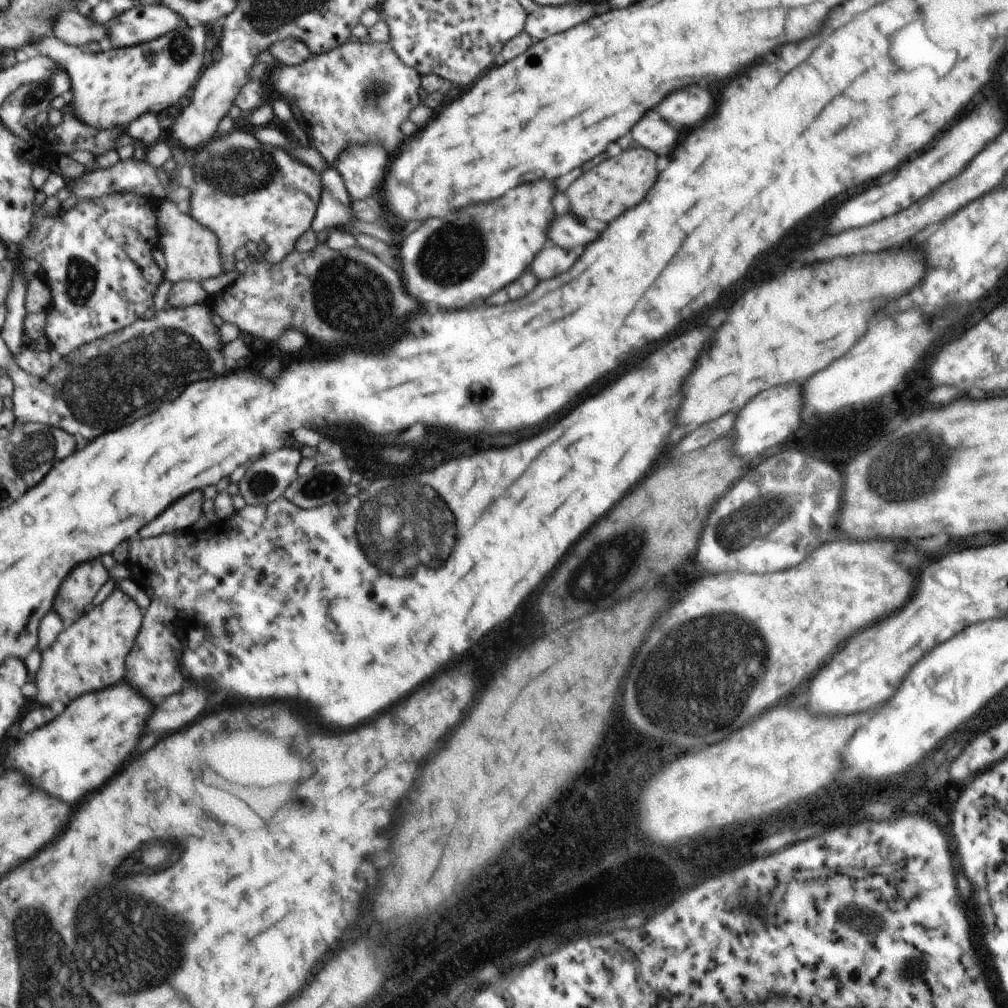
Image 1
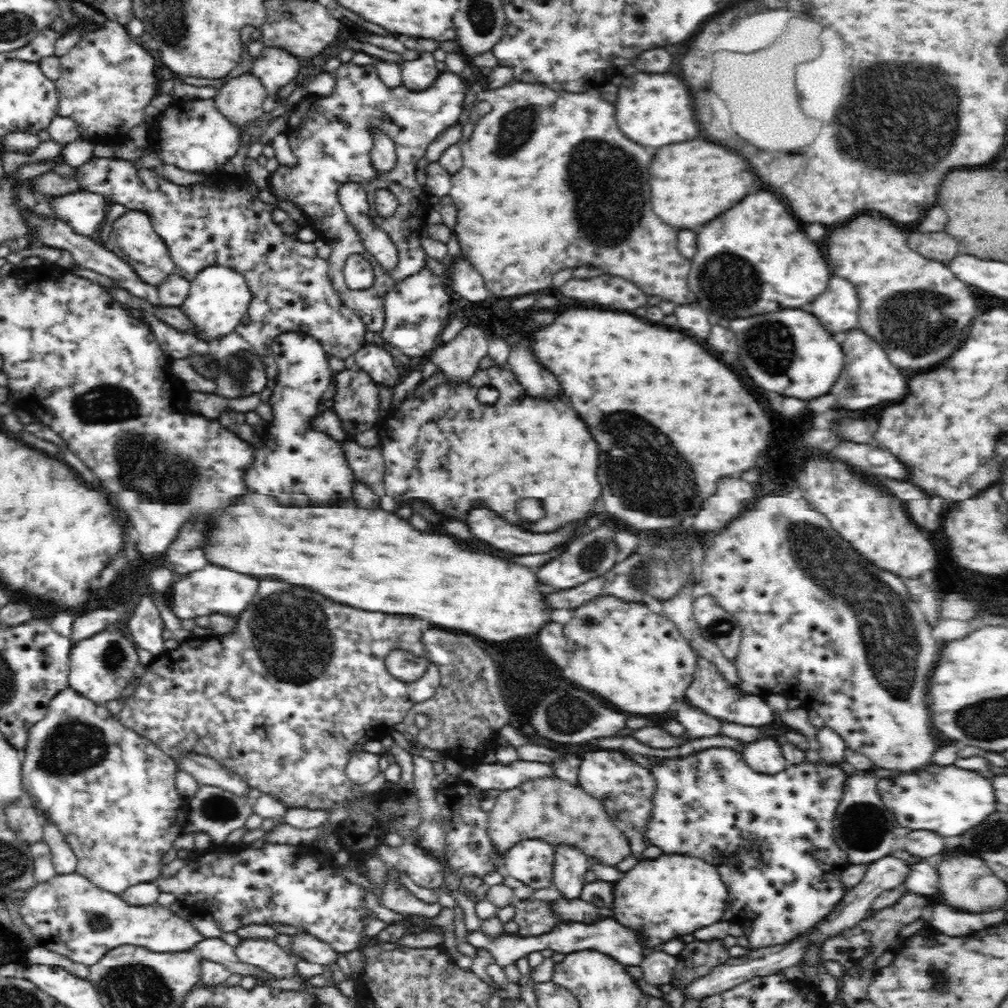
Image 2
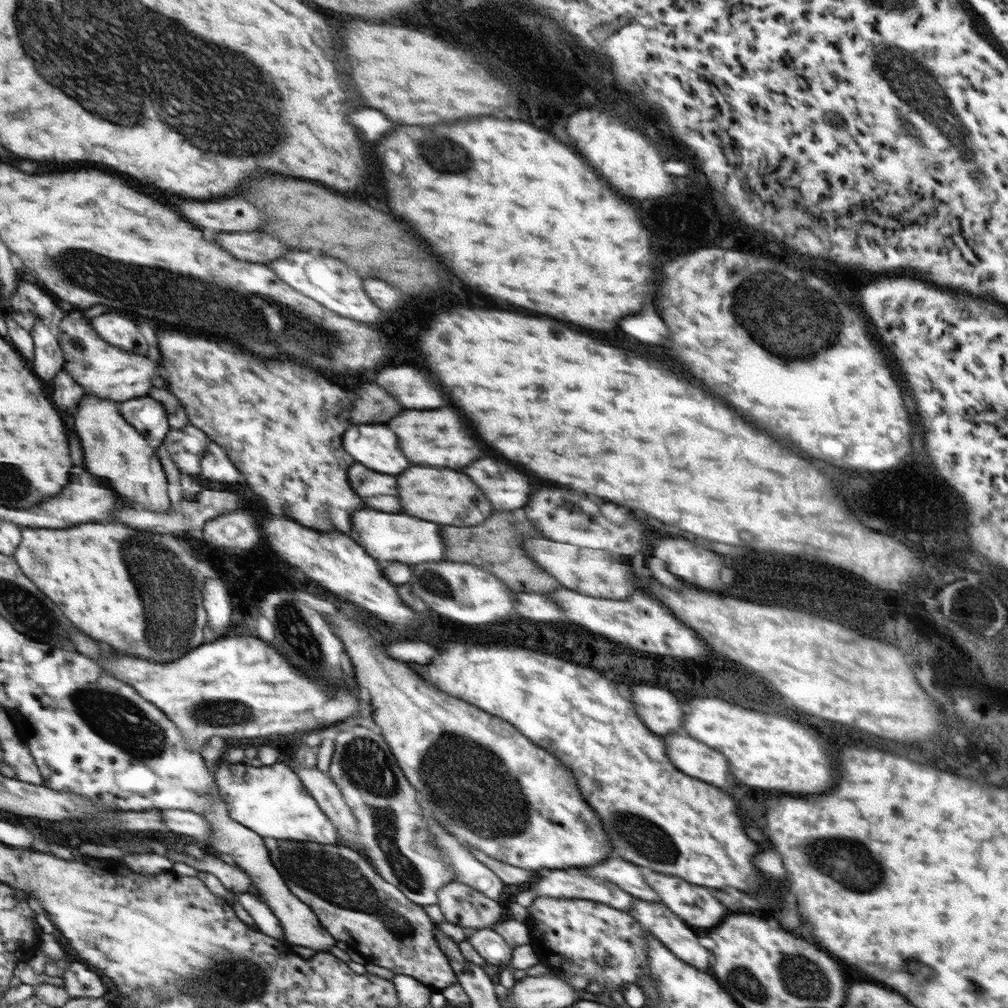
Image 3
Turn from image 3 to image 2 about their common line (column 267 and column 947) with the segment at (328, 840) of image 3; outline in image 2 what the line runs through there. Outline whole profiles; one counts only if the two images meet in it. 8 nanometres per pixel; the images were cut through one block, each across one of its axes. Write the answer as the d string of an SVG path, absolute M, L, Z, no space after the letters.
M932 762L916 774L893 772L891 775L878 780L878 792L884 804L895 815L899 827L912 830L934 830L940 836L956 838L971 830L974 826L984 823L996 811L996 797L991 779L985 778L980 772L964 770L956 765L937 765Z

